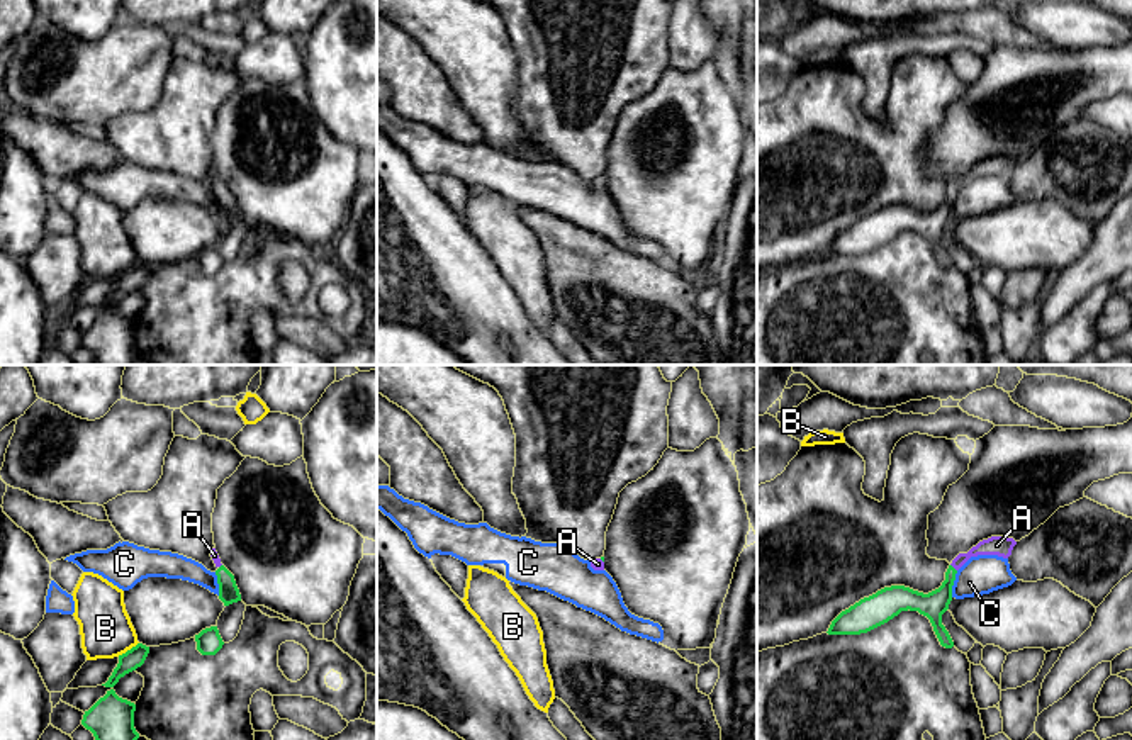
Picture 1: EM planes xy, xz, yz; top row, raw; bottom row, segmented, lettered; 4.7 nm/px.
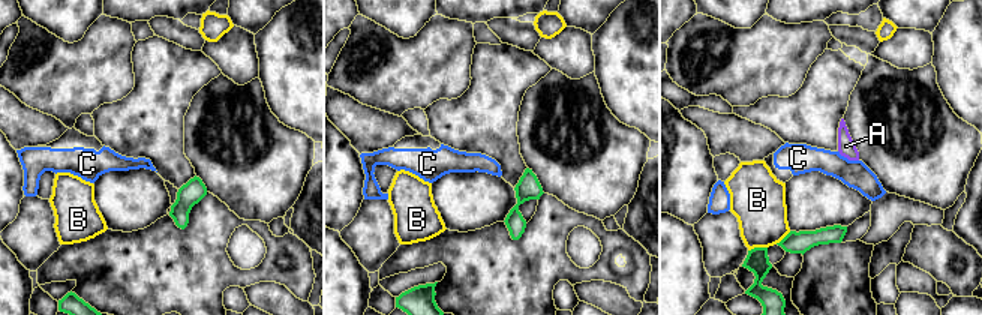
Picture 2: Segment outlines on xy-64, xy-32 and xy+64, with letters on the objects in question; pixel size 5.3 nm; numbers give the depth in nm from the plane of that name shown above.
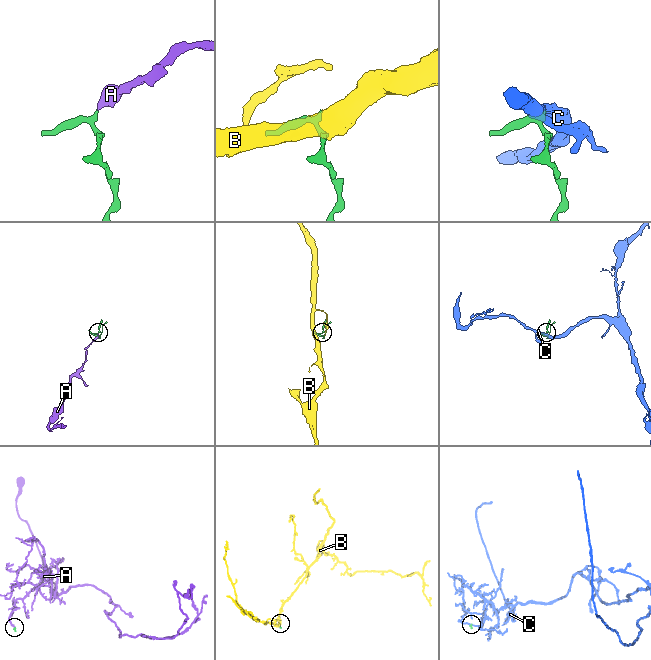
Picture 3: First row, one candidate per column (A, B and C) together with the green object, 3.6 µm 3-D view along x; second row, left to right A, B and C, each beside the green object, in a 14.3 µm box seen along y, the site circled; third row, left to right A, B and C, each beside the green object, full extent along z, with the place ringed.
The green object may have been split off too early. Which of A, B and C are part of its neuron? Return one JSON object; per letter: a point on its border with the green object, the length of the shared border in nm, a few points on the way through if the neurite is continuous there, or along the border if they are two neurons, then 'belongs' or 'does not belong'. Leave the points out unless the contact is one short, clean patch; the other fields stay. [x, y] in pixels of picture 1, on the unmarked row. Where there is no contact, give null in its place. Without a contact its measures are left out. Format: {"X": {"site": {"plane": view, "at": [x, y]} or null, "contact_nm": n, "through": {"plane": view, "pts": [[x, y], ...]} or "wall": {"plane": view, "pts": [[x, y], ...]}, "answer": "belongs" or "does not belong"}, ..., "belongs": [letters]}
{"A": {"site": {"plane": "yz", "at": [952, 187]}, "contact_nm": 50, "through": {"plane": "yz", "pts": [[934, 224], [942, 216], [952, 187], [971, 172], [997, 165]]}, "answer": "belongs"}, "B": {"site": {"plane": "xy", "at": [128, 270]}, "contact_nm": 120, "wall": {"plane": "xy", "pts": [[138, 262], [117, 275]]}, "answer": "does not belong"}, "C": {"site": {"plane": "yz", "at": [952, 204]}, "contact_nm": 130, "wall": {"plane": "yz", "pts": [[958, 190], [951, 216]]}, "answer": "does not belong"}, "belongs": ["A"]}

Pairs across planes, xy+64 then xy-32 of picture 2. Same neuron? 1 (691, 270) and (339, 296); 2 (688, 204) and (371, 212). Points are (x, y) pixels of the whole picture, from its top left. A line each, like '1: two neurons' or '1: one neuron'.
1: one neuron
2: two neurons

